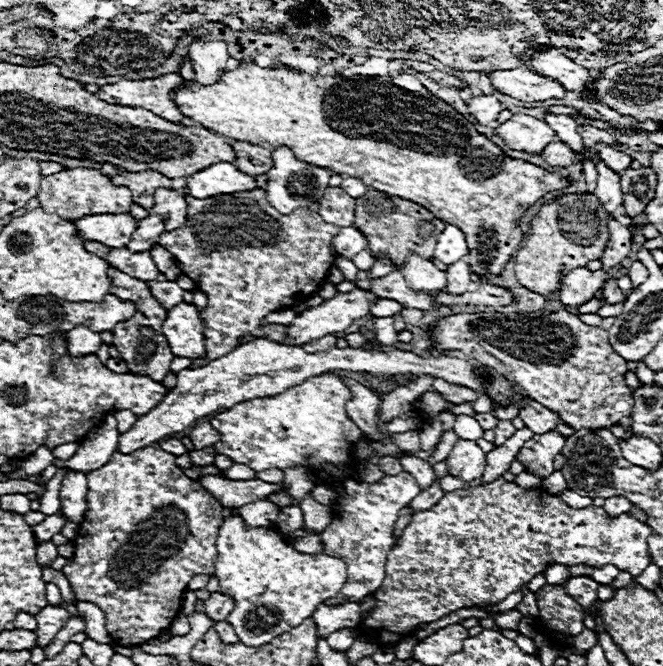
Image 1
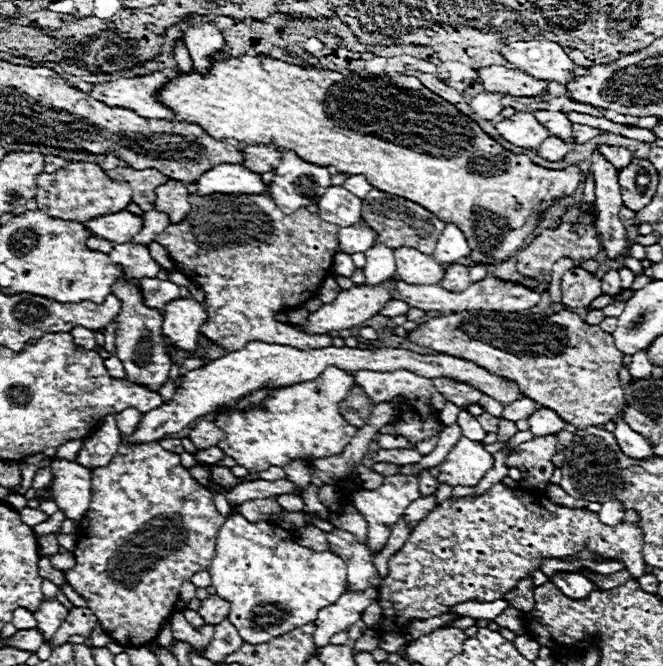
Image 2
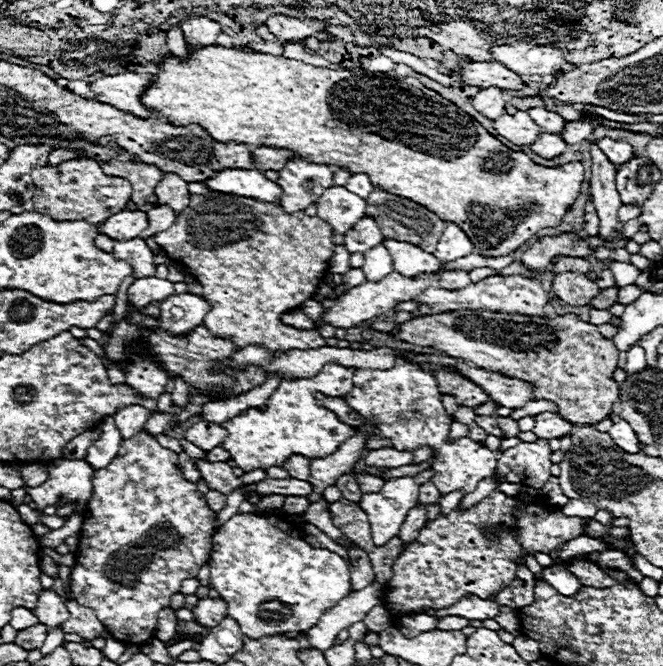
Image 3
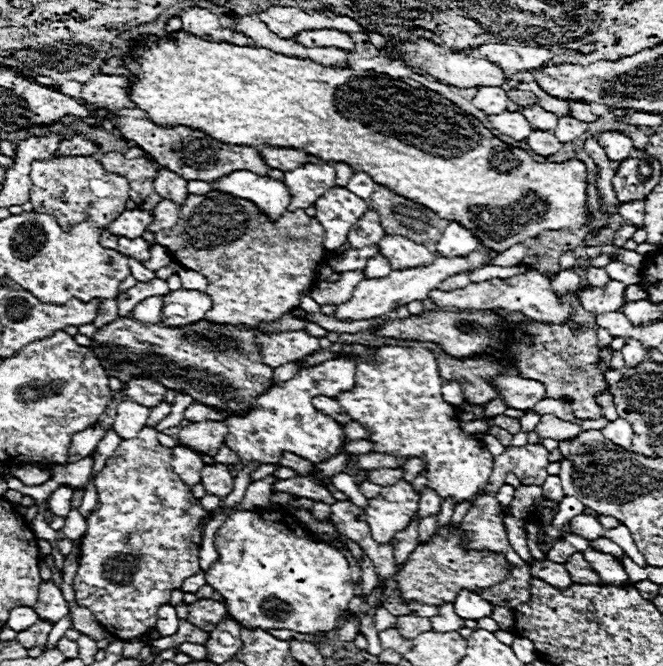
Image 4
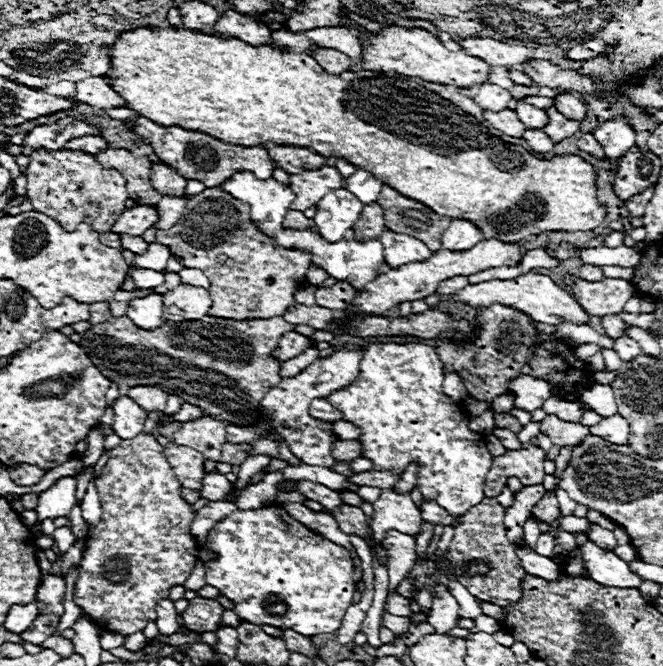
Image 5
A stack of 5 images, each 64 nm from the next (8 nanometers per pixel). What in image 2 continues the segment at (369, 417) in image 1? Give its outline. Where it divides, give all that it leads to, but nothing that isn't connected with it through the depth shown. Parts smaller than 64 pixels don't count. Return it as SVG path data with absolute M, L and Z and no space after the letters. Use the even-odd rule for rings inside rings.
M354 386L352 394L348 398L344 398L338 406L340 406L340 414L344 416L344 420L348 424L354 424L356 428L362 428L366 424L366 418L372 412L368 398L364 396L364 392L358 386Z

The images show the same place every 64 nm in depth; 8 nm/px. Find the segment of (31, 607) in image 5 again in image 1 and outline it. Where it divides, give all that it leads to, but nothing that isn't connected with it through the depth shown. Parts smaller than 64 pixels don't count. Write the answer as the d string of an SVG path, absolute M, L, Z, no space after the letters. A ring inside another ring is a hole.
M20 612L16 614L14 618L14 628L20 628L20 630L36 630L36 620L32 614L26 614L26 612Z

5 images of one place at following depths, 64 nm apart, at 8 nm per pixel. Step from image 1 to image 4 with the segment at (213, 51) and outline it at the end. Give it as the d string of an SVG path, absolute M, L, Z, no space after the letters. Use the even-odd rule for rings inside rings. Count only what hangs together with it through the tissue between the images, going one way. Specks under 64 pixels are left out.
M198 6L184 8L180 18L182 18L182 30L188 30L190 34L200 34L202 38L210 38L208 32L220 28L218 16L206 8L198 8Z

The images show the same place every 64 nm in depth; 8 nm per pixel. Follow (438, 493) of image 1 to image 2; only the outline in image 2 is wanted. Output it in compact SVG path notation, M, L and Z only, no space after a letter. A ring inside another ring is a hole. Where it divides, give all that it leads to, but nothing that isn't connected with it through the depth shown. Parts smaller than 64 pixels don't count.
M432 496L432 498L418 498L416 502L412 502L412 506L408 506L404 520L406 520L406 524L408 524L410 530L432 510L434 500L436 500L436 496Z

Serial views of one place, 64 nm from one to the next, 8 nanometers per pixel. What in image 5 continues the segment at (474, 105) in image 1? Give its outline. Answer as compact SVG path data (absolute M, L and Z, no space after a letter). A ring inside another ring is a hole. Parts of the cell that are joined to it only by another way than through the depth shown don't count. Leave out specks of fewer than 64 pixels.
M482 84L474 102L482 108L482 110L504 110L510 102L510 92L498 84Z

